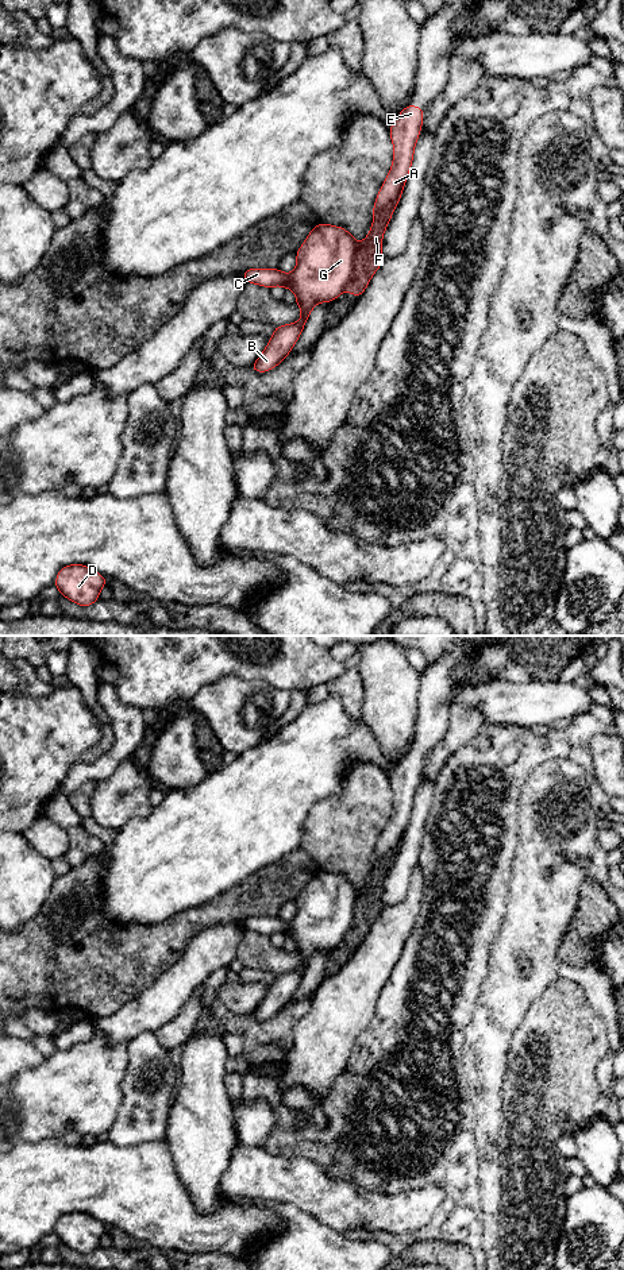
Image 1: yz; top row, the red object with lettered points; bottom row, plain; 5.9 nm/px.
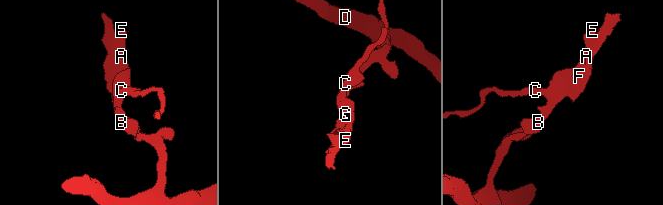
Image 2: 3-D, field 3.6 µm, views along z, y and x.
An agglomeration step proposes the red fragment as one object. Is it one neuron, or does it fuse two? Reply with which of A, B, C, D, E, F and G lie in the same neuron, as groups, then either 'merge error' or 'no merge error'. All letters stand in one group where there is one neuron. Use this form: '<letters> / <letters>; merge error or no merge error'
A B C D E G / F; merge error

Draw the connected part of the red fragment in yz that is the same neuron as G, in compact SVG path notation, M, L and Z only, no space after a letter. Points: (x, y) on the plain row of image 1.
M319 871L296 900L297 912L293 920L285 922L280 916L242 919L247 931L269 937L273 934L292 937L296 942L296 951L301 957L298 969L274 974L269 992L253 1011L251 1018L266 1020L288 1005L313 954L319 950L331 950L344 939L354 920L358 893L347 877Z

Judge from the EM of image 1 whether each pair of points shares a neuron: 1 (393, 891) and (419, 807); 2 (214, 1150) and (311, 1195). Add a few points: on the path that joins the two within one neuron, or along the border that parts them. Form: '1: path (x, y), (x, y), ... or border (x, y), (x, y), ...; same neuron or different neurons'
1: path (400, 871), (407, 859), (415, 827); same neuron
2: border (237, 1143), (230, 1164), (220, 1177), (219, 1188); different neurons

